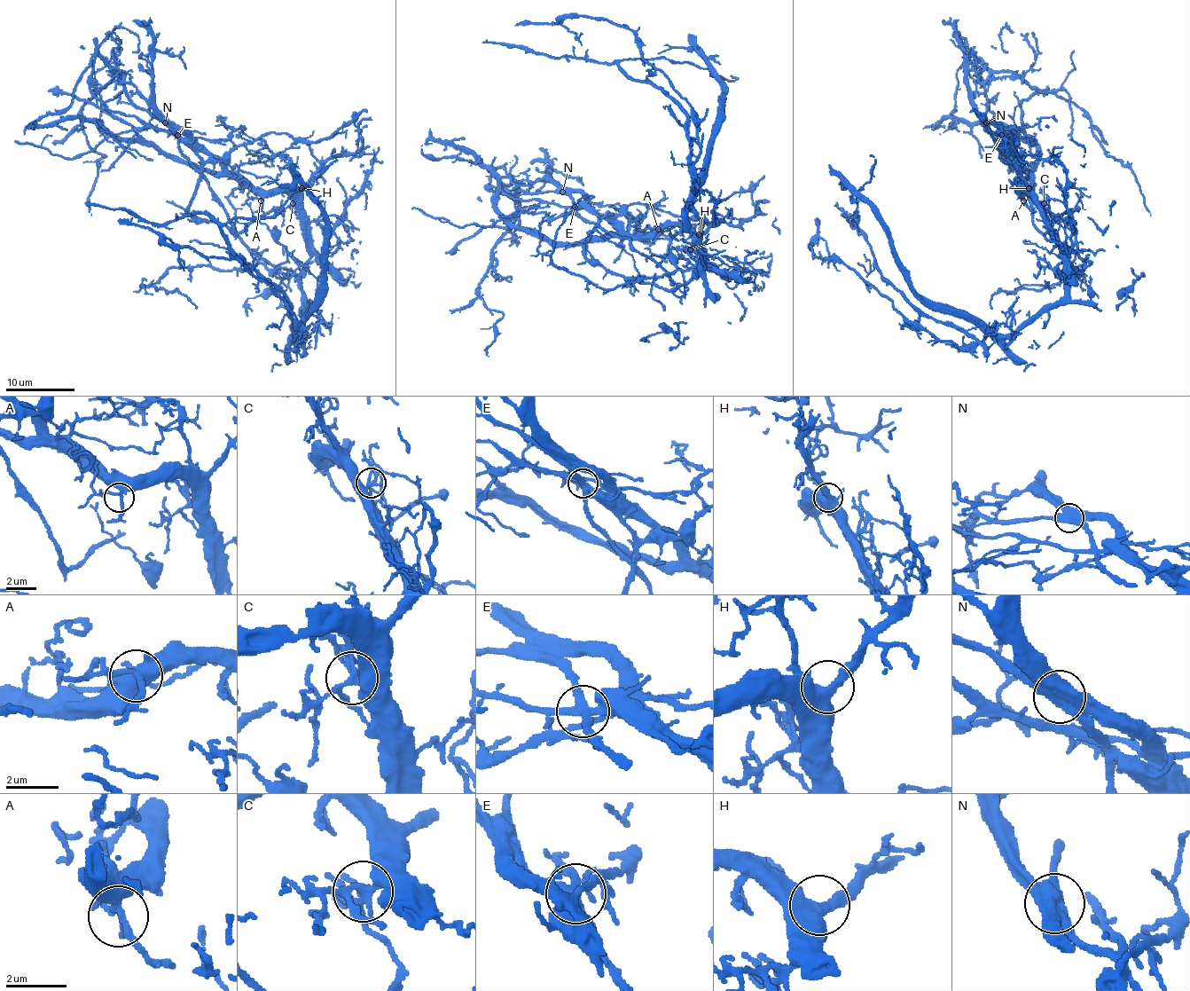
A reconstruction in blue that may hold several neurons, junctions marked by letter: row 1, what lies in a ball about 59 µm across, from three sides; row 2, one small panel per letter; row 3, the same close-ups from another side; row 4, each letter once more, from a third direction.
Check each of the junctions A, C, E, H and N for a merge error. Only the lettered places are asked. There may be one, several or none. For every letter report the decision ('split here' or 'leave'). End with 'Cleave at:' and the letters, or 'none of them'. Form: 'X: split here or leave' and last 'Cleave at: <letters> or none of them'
A: leave
C: leave
E: split here
H: leave
N: split here
Cleave at: E, N

